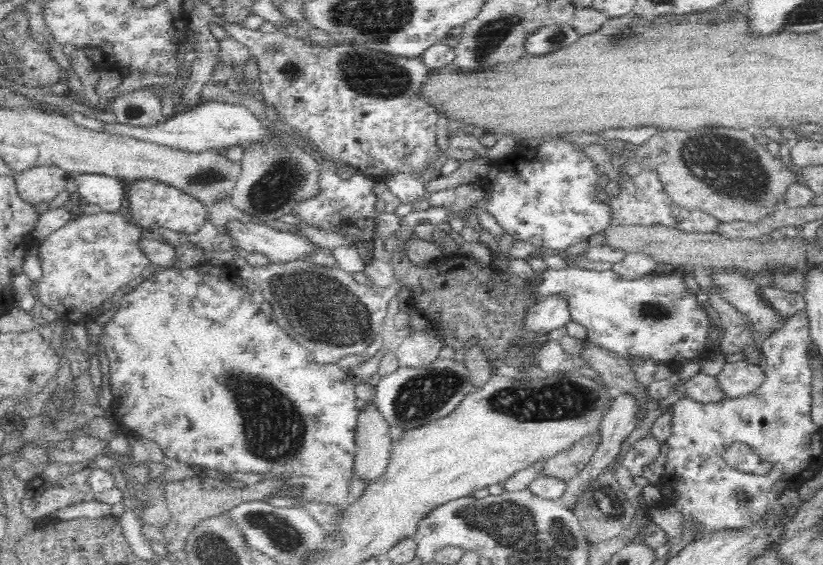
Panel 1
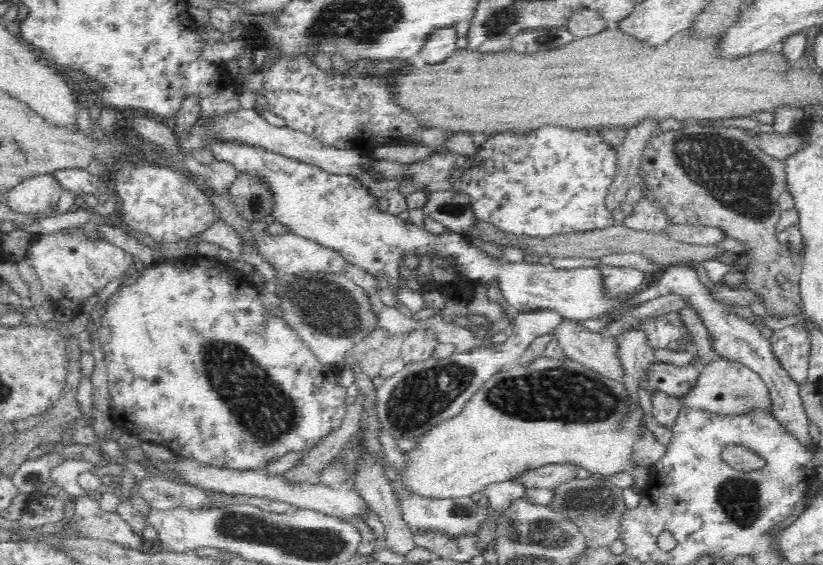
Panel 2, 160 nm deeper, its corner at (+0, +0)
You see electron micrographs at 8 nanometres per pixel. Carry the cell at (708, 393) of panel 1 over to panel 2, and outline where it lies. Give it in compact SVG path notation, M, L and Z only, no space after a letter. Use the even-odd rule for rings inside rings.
M656 362L648 370L648 385L650 388L659 388L660 391L684 402L690 390L698 384L700 372L700 366L694 364L682 366Z

